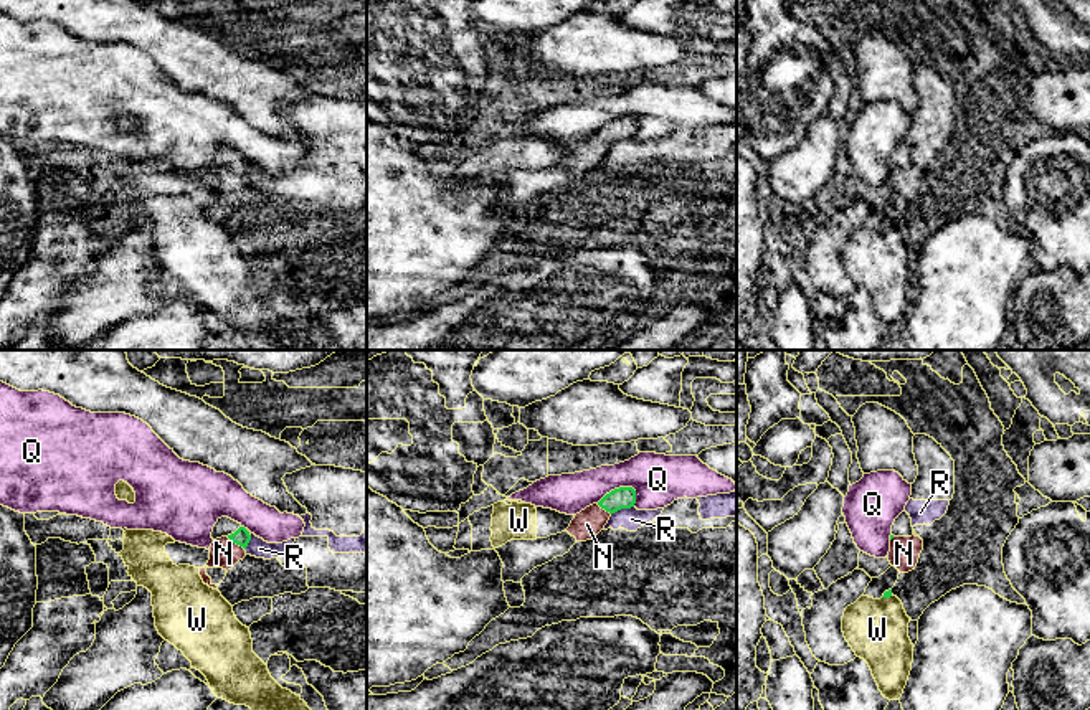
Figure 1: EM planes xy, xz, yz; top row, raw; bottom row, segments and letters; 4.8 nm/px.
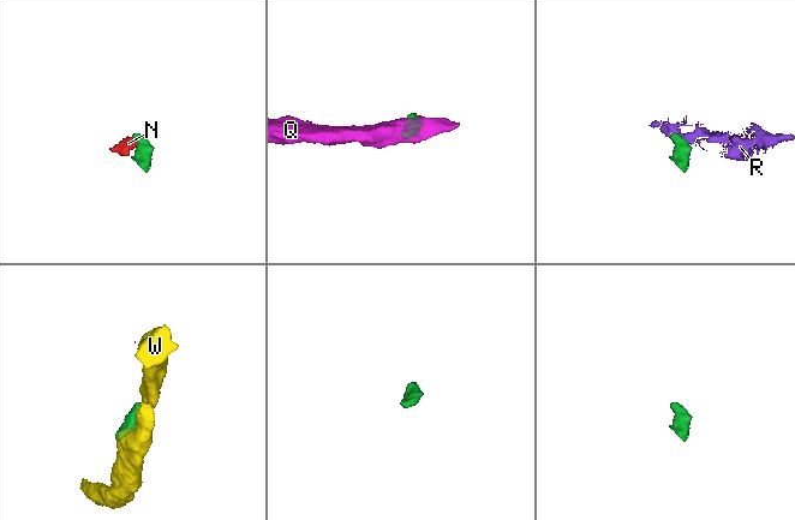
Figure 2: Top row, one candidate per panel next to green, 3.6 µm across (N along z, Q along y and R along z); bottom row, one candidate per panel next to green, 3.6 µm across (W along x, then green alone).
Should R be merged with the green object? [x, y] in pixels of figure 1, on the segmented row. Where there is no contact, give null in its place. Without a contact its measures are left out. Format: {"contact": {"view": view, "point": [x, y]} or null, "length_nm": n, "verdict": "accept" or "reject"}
{"contact": {"view": "xz", "point": [621, 507]}, "length_nm": 120, "verdict": "reject"}

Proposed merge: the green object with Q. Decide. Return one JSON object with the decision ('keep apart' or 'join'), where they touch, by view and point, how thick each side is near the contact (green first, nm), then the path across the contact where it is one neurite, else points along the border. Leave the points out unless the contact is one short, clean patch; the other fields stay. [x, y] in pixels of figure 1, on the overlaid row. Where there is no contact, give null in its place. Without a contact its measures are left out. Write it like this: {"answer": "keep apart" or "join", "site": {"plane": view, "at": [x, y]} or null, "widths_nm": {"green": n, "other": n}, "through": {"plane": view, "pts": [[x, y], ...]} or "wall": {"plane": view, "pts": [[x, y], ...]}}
{"answer": "keep apart", "site": {"plane": "xz", "at": [616, 489]}, "widths_nm": {"green": 110, "other": 260}, "wall": {"plane": "xz", "pts": [[636, 491], [631, 487], [615, 487], [597, 502]]}}

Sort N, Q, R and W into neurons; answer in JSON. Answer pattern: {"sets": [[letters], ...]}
{"sets": [["N"], ["Q"], ["R"], ["W"]]}

